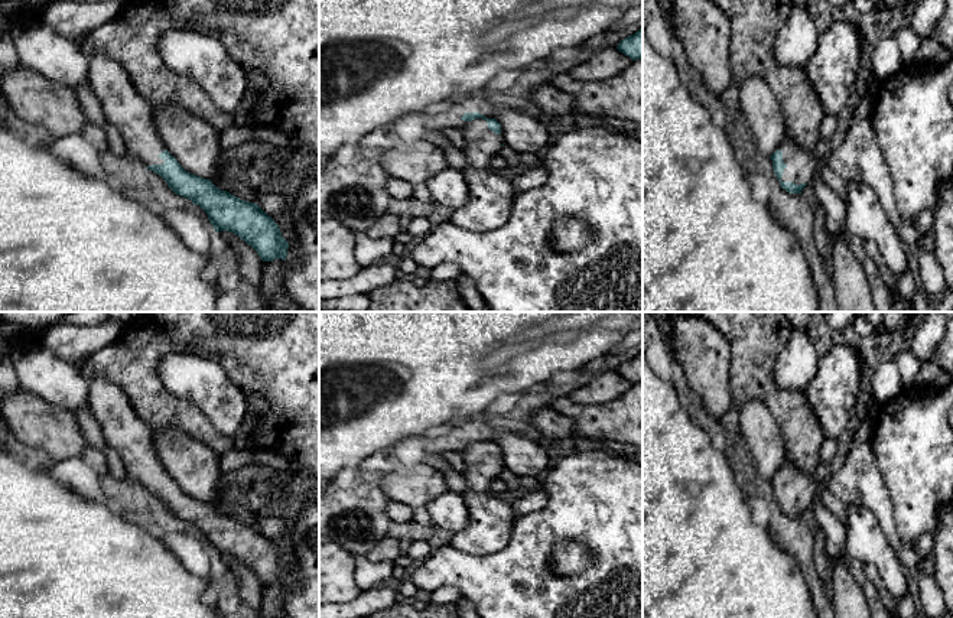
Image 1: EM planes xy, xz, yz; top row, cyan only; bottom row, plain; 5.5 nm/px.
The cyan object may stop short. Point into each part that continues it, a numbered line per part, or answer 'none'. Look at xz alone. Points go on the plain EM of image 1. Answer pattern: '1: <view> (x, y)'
1: xz (491, 520)

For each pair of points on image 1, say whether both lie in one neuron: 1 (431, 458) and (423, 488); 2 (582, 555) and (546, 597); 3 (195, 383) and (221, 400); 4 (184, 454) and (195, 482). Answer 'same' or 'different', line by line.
1: different
2: different
3: same
4: same

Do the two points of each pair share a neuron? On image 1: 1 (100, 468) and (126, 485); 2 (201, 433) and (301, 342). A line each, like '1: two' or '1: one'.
1: two
2: one

